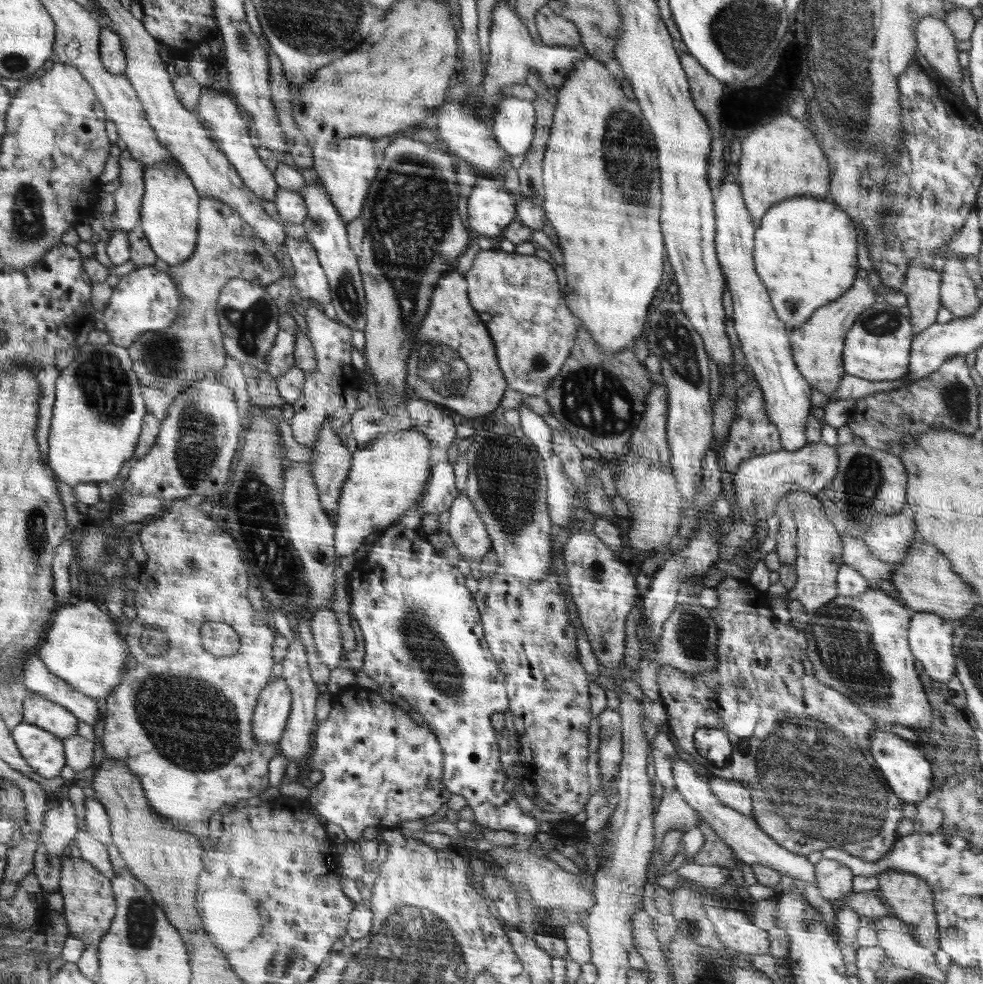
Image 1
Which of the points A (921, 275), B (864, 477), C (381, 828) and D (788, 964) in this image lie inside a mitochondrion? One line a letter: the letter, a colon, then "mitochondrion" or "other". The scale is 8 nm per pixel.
A: other
B: mitochondrion
C: other
D: other

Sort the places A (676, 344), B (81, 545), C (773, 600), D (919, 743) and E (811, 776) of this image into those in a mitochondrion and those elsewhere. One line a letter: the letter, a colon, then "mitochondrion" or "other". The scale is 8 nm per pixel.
A: mitochondrion
B: other
C: other
D: other
E: mitochondrion

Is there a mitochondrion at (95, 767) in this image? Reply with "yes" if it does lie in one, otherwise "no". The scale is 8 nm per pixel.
no

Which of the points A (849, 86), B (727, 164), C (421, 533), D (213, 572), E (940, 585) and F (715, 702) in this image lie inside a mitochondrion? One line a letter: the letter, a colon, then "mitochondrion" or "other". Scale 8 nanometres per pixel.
A: mitochondrion
B: other
C: other
D: other
E: other
F: other

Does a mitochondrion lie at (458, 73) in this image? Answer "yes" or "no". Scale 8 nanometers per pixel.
no

